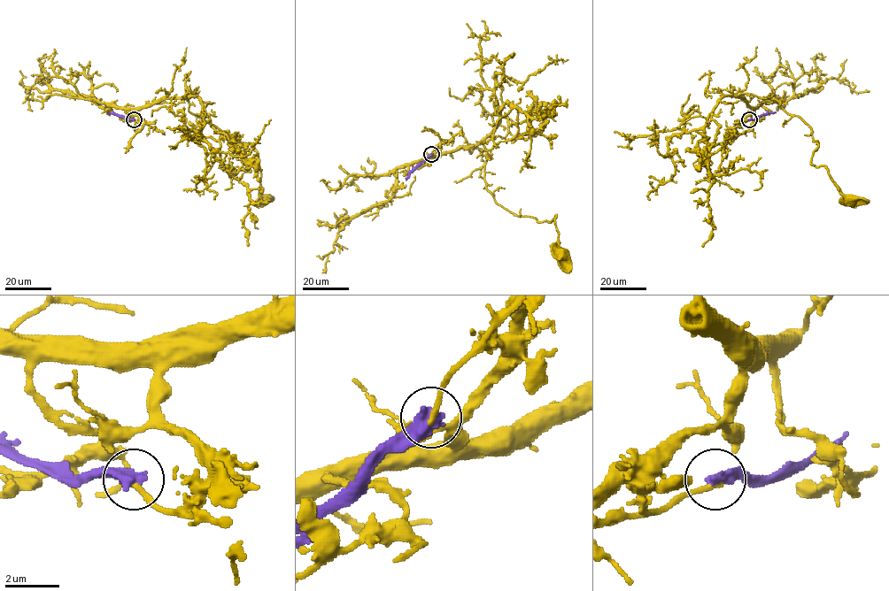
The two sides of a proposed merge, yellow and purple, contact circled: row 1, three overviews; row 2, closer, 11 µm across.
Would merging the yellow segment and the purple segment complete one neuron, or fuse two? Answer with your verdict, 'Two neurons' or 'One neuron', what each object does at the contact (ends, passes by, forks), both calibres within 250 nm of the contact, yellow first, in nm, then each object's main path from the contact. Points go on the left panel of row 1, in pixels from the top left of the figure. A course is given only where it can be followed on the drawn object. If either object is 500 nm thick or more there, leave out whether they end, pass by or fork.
Two neurons. Thickness 200 nm (yellow) against 550 nm. Course of yellow: (134, 120), (140, 118), (137, 111), (189, 94), (189, 111), (234, 140), (251, 145), (266, 199). Course of purple: (134, 119), (108, 112)

